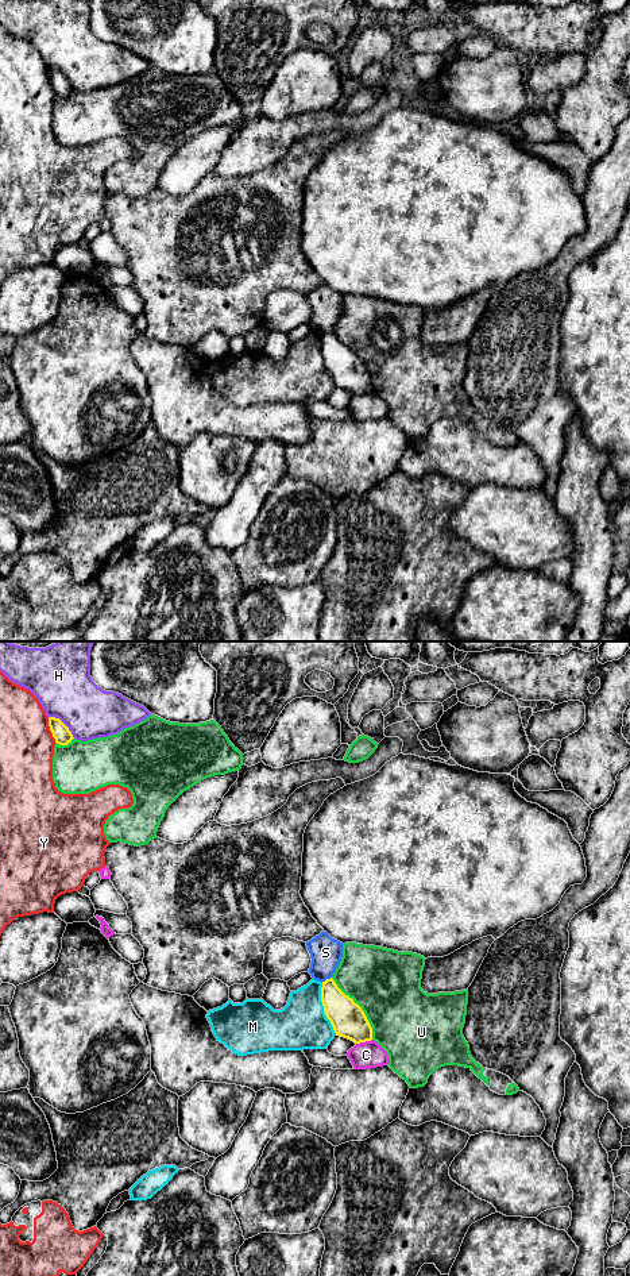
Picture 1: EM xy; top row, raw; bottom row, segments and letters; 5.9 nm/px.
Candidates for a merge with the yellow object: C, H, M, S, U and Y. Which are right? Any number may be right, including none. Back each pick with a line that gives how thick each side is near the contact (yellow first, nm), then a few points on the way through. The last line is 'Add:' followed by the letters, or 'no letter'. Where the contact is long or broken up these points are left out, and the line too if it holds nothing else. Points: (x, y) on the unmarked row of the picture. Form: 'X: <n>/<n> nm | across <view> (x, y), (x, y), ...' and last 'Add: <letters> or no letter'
Add: no letter

